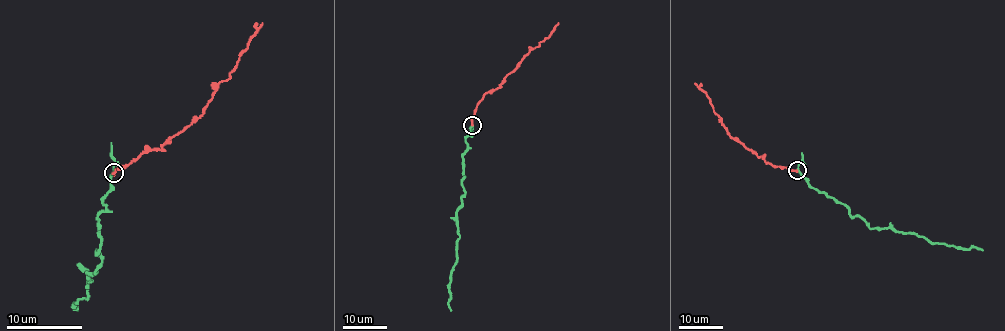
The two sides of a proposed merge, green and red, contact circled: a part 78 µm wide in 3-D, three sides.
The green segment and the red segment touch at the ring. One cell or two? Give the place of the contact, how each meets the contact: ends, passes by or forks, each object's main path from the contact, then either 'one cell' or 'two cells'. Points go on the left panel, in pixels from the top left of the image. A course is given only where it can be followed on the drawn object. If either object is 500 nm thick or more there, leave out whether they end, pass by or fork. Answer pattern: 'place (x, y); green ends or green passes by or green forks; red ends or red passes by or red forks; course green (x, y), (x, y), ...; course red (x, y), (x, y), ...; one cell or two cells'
place (114, 173); green passes by; red ends; course green (114, 173), (97, 217), (101, 266), (88, 272), (88, 297), (72, 306), (78, 310); course red (114, 173), (145, 152), (162, 150), (169, 139), (204, 112), (217, 86), (232, 72), (238, 55), (263, 23); one cell

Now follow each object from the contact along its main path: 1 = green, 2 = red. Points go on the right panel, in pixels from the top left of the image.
1: (797, 170), (871, 229), (894, 228), (931, 242), (982, 250)
2: (797, 170), (766, 163), (735, 141), (714, 112), (707, 95), (694, 83)

